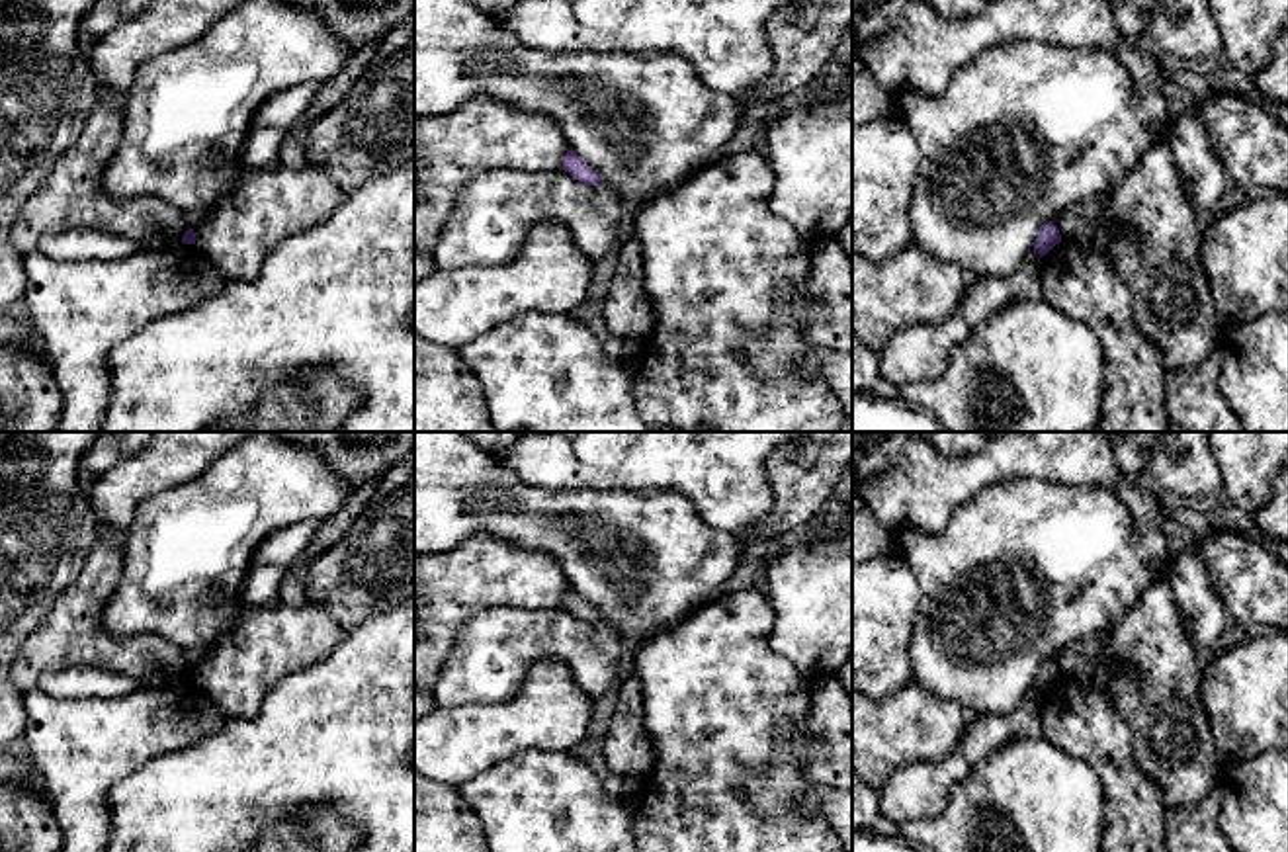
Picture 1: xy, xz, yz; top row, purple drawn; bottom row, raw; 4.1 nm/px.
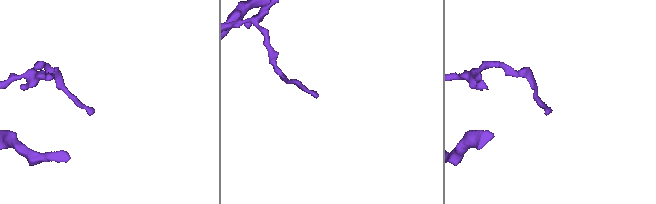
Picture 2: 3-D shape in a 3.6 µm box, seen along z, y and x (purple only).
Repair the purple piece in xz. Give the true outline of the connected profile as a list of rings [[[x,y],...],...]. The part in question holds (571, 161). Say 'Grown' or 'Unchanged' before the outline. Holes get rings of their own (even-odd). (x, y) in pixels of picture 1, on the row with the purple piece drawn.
Unchanged. [[[573,149],[563,156],[563,170],[569,172],[579,182],[590,186],[604,186],[602,176],[592,170]]]

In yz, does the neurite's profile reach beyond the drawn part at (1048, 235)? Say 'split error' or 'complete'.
complete

